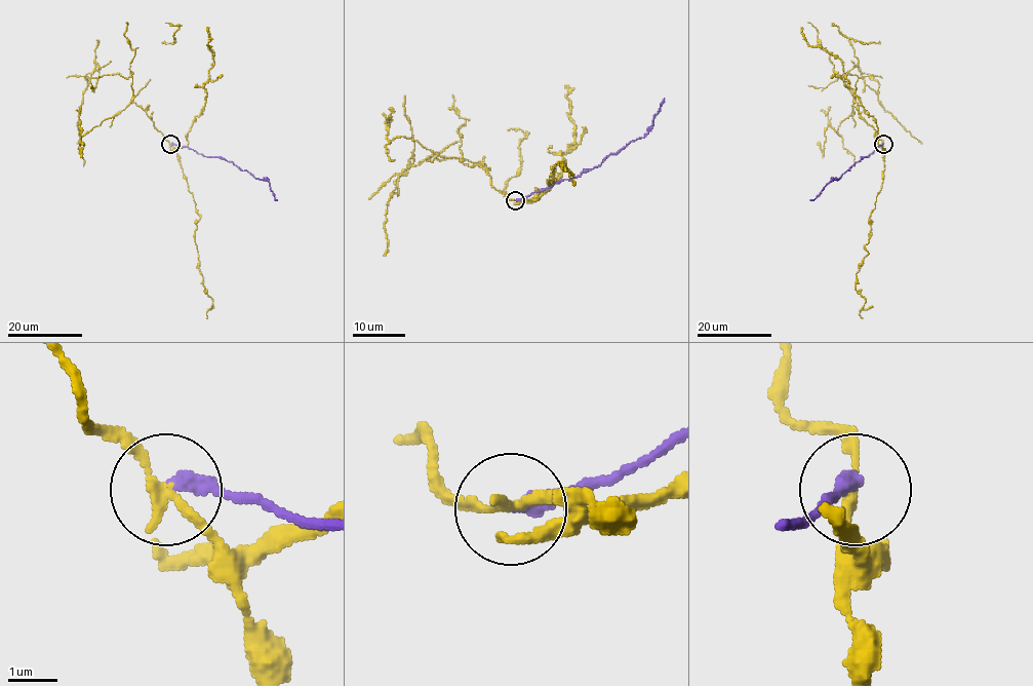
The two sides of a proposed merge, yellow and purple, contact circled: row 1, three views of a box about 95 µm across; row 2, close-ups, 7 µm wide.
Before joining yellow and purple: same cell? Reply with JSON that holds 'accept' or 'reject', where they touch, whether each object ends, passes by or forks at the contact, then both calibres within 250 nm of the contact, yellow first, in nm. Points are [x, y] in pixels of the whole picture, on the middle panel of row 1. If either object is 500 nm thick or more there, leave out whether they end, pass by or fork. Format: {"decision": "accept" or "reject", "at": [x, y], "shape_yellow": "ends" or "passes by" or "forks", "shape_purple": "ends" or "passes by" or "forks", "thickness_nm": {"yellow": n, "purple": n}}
{"decision": "reject", "at": [515, 200], "shape_yellow": "passes by", "shape_purple": "ends", "thickness_nm": {"yellow": 200, "purple": 320}}

